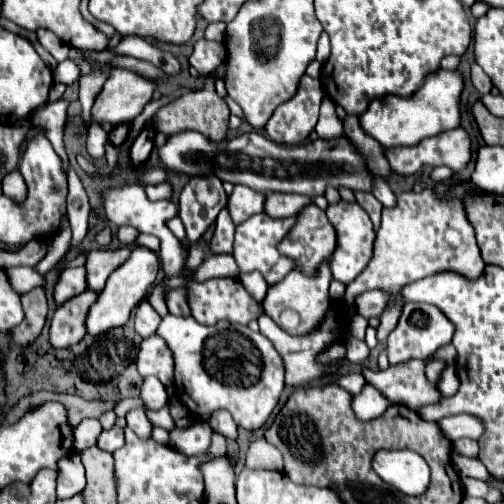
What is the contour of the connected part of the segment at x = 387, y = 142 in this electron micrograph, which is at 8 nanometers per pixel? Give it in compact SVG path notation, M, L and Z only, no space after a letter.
M438 69L408 99L388 95L370 103L368 111L360 115L362 129L374 137L382 147L398 147L398 145L416 145L418 141L438 135L448 129L460 127L460 95L464 91L464 79L458 69L444 71Z

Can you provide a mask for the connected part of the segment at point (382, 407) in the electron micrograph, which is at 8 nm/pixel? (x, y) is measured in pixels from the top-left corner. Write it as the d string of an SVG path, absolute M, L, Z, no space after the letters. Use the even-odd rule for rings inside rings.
M366 385L362 389L362 393L354 395L354 401L352 401L352 409L356 411L356 417L364 419L364 421L380 417L380 413L384 413L388 407L390 407L390 403L372 385Z

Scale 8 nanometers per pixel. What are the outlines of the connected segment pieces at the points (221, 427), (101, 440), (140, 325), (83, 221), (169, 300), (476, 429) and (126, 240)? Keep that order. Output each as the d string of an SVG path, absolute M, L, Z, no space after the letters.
M216 411L216 415L212 415L208 419L208 423L216 433L224 435L226 439L236 439L238 437L238 425L234 423L234 419L228 411Z
M112 427L108 431L102 431L102 435L98 437L98 447L104 447L110 453L124 447L124 427Z
M142 301L138 307L136 307L136 315L134 315L134 325L136 325L136 331L142 335L142 337L148 337L148 335L154 335L158 325L160 325L162 317L154 311L154 307L148 303L148 301Z
M72 167L68 171L67 181L70 191L68 191L68 199L66 199L66 211L68 211L70 225L72 225L72 247L78 247L88 231L90 203L88 203L86 191Z
M180 287L174 289L174 291L170 291L170 293L166 295L166 305L168 305L168 311L170 311L172 315L180 315L180 317L188 317L188 315L190 315L188 303L186 303L186 299L184 299L184 291L180 291Z
M452 415L452 417L444 417L440 421L440 427L444 431L444 435L454 443L460 437L468 437L468 439L480 439L480 435L484 433L484 423L482 419L474 417L474 415Z
M118 227L118 241L122 245L134 245L136 243L136 237L138 237L138 231L132 229L132 227Z

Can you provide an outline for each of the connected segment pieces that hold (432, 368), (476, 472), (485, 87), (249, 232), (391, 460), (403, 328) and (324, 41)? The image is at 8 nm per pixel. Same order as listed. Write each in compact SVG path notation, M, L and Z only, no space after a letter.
M428 359L426 361L426 371L424 371L428 383L436 385L440 381L440 373L444 371L444 367L446 367L446 363L442 359Z
M458 453L456 457L452 457L452 461L458 467L456 471L458 471L460 477L476 477L476 479L482 479L482 481L488 479L488 471L480 463L478 457L464 457L464 455Z
M472 65L472 83L474 83L474 87L478 89L478 93L480 95L488 95L490 93L490 89L492 89L492 83L490 83L490 77L482 71L482 67L480 65Z
M258 213L258 215L252 215L250 219L246 219L244 223L240 223L236 227L236 239L234 239L234 259L240 267L240 271L242 273L260 271L268 283L282 281L294 269L294 261L278 253L278 243L288 235L288 231L294 227L296 219L298 219L298 215L286 217L286 219L274 219L266 213Z
M378 451L372 467L386 483L406 495L420 495L428 487L430 469L414 451Z
M406 303L402 307L402 315L396 329L388 337L390 365L406 363L410 359L428 359L432 353L436 353L436 349L448 345L452 341L452 335L454 335L452 321L438 307L426 303Z
M322 33L320 41L318 41L318 55L316 55L316 59L320 63L324 63L328 57L330 57L330 39L328 39L326 33Z

